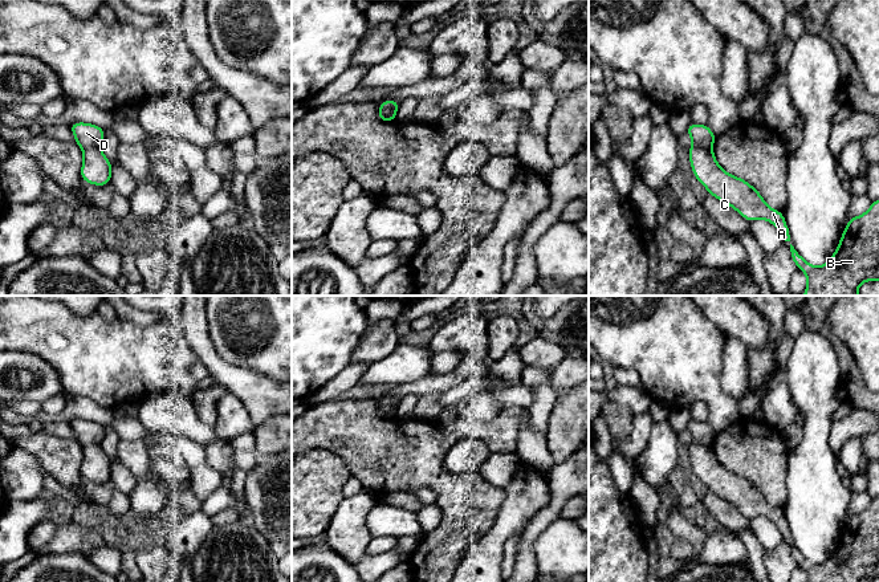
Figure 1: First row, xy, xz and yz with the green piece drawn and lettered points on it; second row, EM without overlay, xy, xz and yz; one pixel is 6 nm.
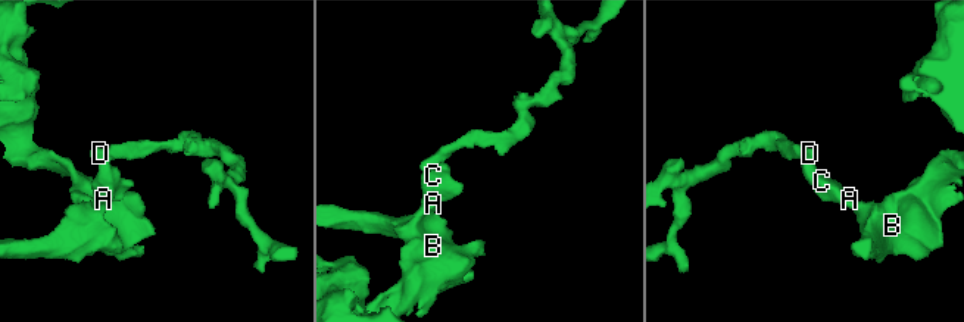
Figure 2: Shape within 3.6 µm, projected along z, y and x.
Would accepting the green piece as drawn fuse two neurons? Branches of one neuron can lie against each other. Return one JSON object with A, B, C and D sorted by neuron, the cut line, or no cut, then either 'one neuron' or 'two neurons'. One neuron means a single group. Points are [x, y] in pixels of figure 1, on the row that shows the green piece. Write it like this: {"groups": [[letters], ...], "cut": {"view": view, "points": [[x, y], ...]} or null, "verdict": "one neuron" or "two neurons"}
{"groups": [["A", "B", "C"], ["D"]], "cut": {"view": "xy", "points": [[100, 146], [88, 146], [82, 150]]}, "verdict": "two neurons"}

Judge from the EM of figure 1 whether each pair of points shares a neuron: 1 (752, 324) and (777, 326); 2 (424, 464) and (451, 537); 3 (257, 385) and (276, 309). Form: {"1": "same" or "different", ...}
{"1": "different", "2": "same", "3": "different"}

